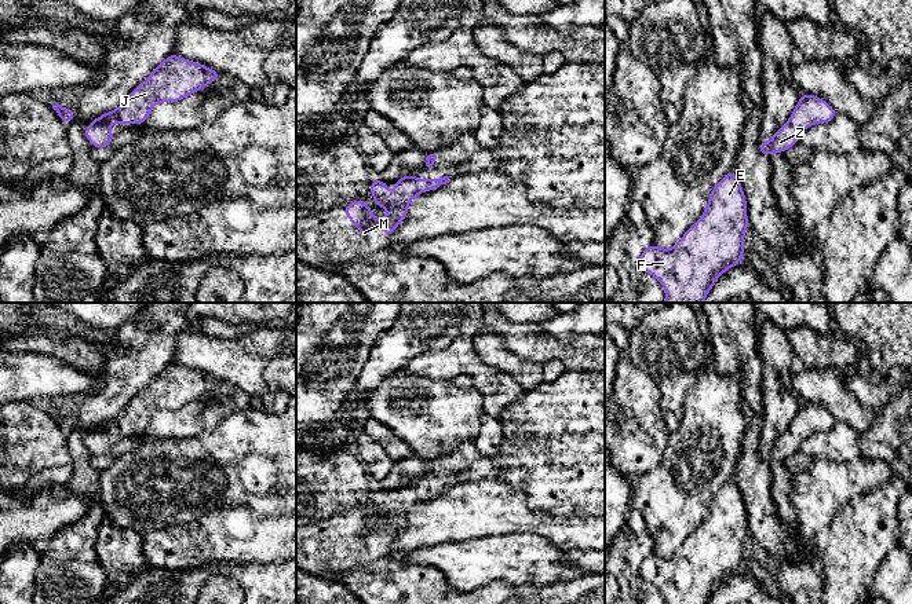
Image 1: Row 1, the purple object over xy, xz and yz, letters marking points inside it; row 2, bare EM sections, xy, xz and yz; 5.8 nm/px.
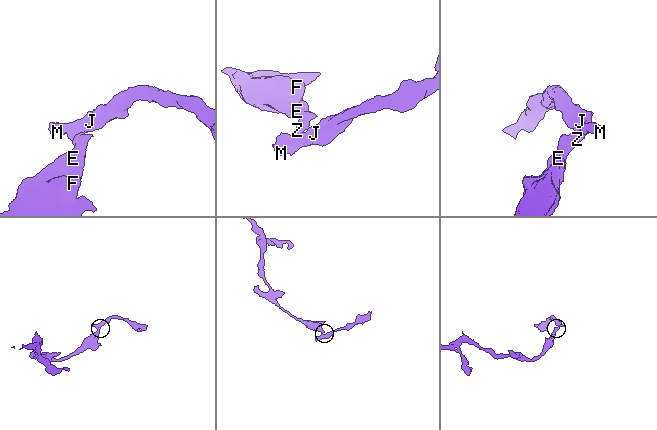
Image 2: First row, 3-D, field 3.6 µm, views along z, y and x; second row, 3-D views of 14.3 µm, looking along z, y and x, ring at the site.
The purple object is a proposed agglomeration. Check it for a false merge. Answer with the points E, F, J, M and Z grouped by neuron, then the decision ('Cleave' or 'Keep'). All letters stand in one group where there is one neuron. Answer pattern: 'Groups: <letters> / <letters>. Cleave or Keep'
Groups: E F J M Z. Keep

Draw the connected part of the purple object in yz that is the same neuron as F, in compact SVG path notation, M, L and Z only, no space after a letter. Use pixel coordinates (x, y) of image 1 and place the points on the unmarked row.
M732 477L709 501L703 524L679 550L671 557L660 557L650 552L641 563L639 574L661 590L665 604L707 604L716 587L741 570L744 542L748 535L747 508Z

